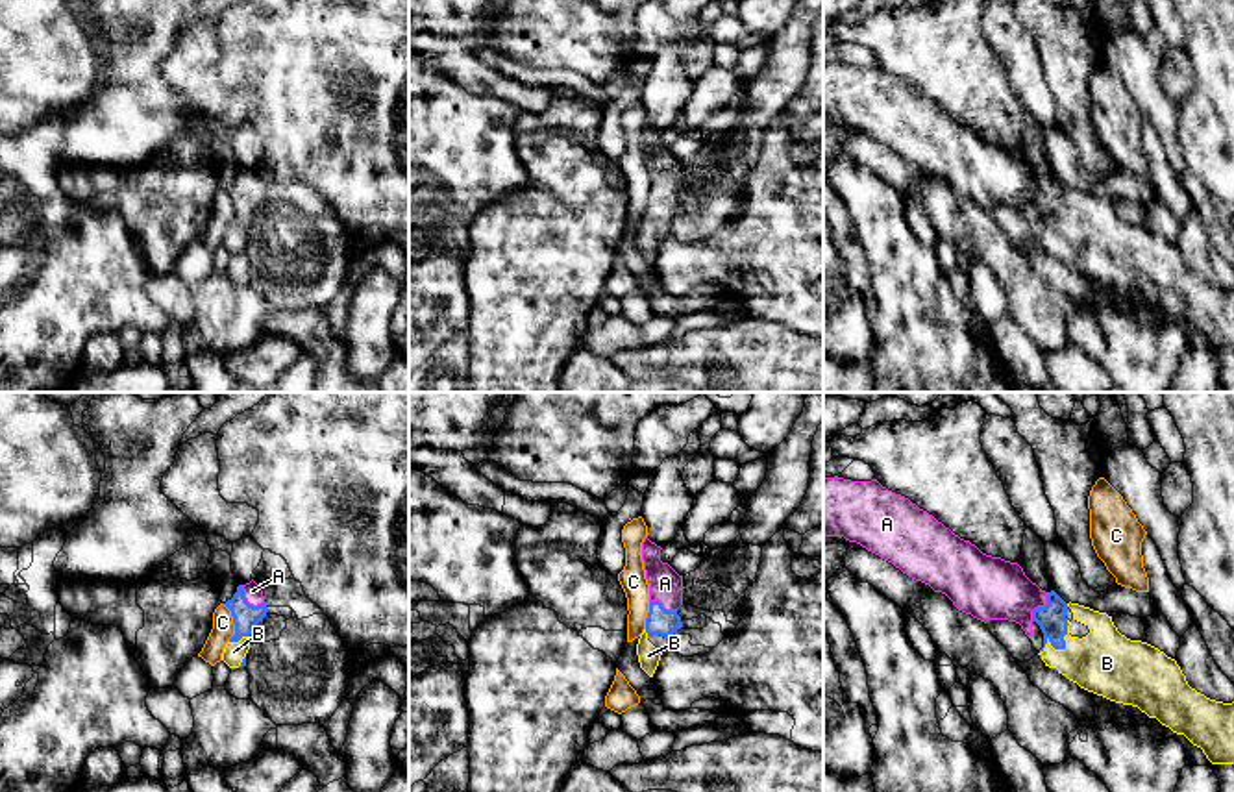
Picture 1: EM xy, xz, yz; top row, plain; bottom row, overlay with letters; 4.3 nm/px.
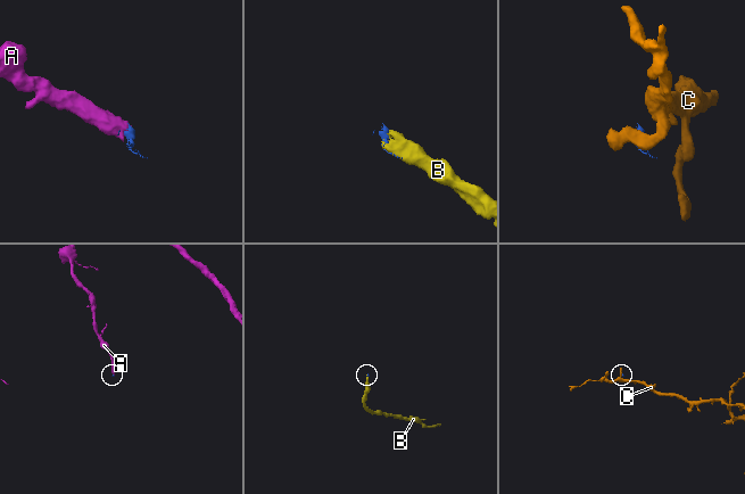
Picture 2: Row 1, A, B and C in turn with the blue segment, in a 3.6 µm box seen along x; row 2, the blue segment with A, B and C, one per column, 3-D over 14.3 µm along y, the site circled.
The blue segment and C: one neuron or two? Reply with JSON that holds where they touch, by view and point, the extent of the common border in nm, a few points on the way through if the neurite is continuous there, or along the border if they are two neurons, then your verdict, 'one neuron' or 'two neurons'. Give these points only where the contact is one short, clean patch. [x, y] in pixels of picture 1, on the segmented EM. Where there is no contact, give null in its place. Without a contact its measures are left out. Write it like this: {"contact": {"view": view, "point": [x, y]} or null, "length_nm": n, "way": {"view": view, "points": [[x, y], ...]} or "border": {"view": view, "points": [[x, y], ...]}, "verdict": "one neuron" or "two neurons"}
{"contact": {"view": "xy", "point": [234, 622]}, "length_nm": 170, "border": {"view": "xy", "points": [[222, 604], [230, 611], [234, 624], [230, 641]]}, "verdict": "two neurons"}

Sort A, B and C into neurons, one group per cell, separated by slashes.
A B / C

